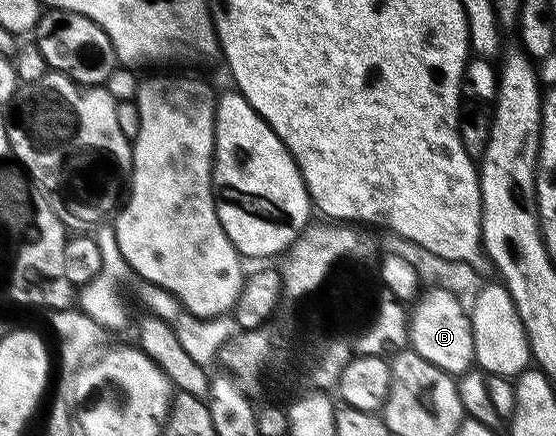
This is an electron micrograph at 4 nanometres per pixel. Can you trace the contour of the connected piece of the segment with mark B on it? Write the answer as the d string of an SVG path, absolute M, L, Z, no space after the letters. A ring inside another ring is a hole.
M430 287L413 302L409 310L409 348L445 373L461 375L475 364L470 315L452 291Z

